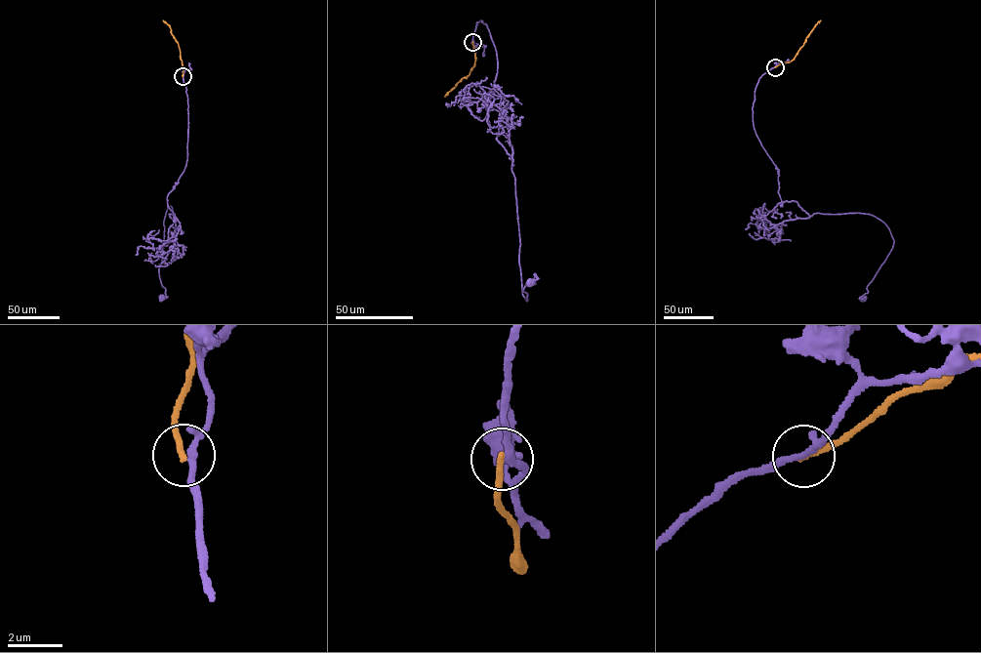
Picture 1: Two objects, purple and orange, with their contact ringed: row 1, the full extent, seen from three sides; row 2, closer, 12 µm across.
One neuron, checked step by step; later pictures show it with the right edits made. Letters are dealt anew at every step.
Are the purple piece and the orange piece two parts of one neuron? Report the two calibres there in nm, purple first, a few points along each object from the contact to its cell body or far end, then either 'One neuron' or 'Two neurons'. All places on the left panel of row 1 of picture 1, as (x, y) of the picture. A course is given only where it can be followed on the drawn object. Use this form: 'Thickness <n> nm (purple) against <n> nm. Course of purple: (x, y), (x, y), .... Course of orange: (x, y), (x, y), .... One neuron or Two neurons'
Thickness 240 nm (purple) against 240 nm. Course of purple: (183, 77), (187, 160), (167, 196), (175, 224), (169, 206), (158, 269), (167, 297), (161, 298). Course of orange: (183, 77), (178, 43), (163, 20). Two neurons

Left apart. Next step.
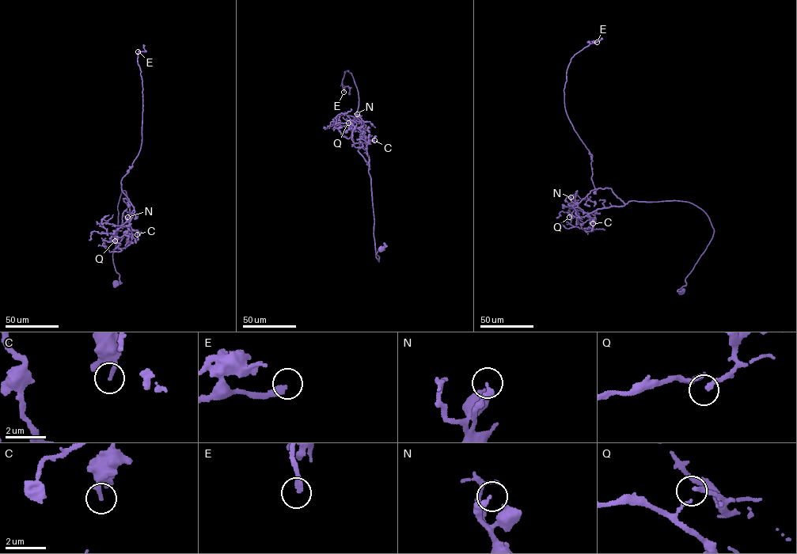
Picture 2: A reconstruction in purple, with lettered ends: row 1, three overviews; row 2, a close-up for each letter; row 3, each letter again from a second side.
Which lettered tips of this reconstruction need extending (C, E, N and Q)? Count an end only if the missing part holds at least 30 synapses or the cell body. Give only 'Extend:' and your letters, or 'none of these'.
Extend: E

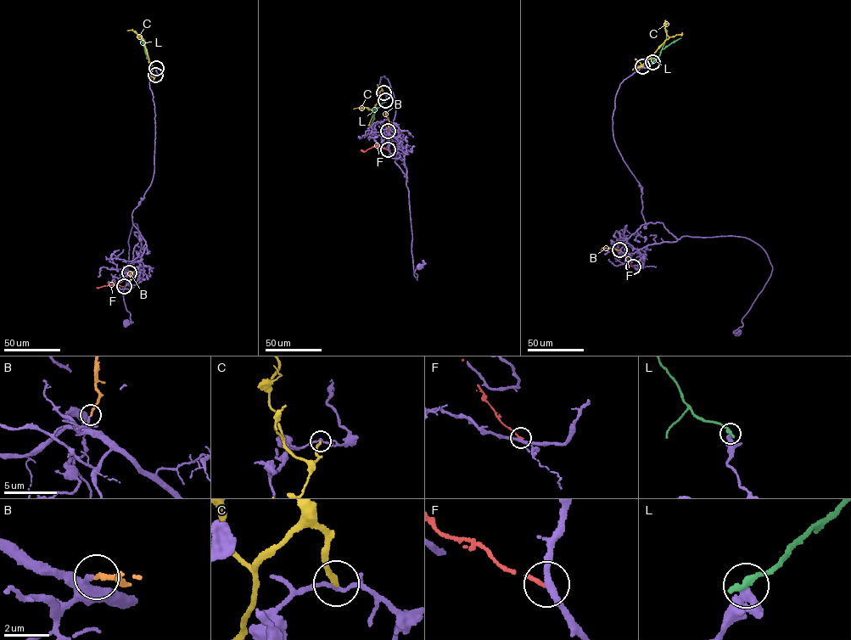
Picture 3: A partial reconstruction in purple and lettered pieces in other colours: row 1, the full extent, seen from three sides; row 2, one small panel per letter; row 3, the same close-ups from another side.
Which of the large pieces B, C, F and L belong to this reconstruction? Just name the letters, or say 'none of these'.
B

